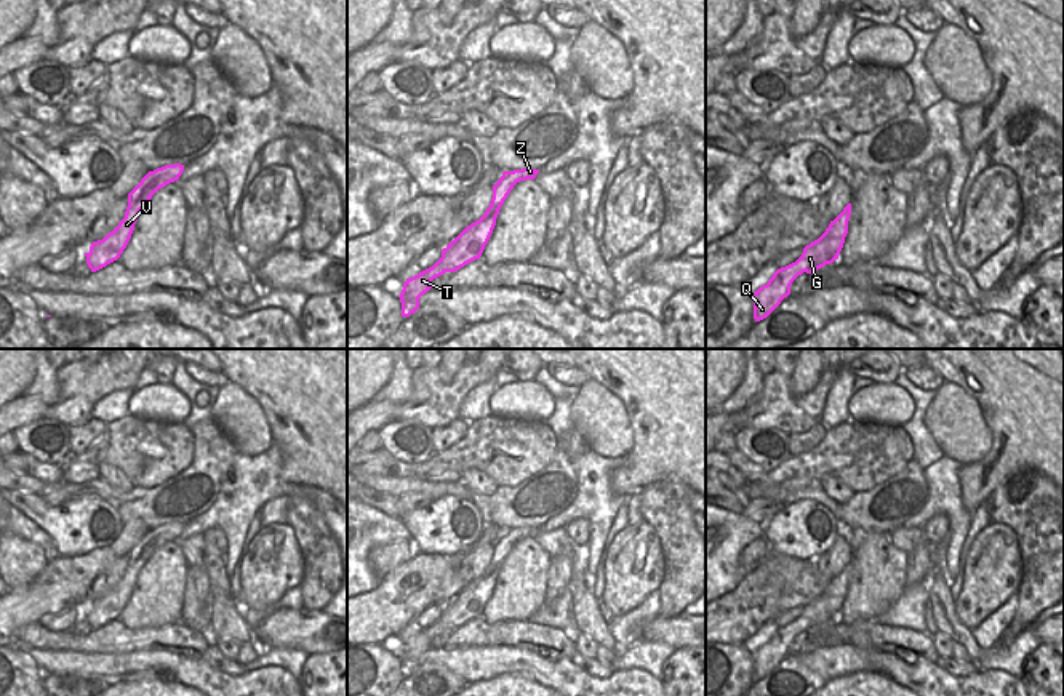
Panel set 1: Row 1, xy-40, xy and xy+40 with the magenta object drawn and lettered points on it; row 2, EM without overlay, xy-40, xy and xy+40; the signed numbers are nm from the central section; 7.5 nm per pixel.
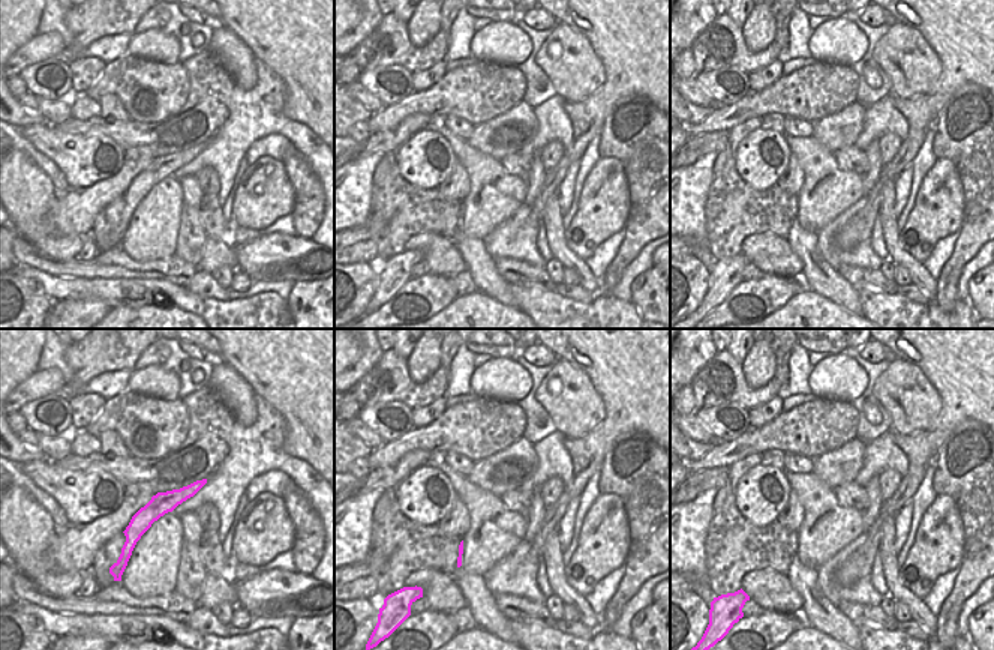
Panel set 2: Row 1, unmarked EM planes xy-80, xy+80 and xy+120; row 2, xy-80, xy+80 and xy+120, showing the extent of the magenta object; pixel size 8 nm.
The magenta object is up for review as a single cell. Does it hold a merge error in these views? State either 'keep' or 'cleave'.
keep

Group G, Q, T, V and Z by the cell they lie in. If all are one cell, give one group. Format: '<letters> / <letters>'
G Q T V Z

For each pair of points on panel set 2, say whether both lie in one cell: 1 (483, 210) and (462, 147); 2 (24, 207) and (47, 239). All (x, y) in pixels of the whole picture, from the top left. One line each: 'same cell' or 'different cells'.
1: same cell
2: same cell

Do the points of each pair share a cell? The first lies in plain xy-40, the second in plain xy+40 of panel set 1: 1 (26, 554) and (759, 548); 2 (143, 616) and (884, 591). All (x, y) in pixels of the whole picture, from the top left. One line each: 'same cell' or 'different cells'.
1: same cell
2: same cell

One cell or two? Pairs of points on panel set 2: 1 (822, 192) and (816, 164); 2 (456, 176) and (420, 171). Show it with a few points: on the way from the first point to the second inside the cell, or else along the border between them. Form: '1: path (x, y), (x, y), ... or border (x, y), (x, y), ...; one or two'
1: path (826, 183), (835, 174), (831, 170), (825, 170); one
2: border (458, 161), (437, 186); two

